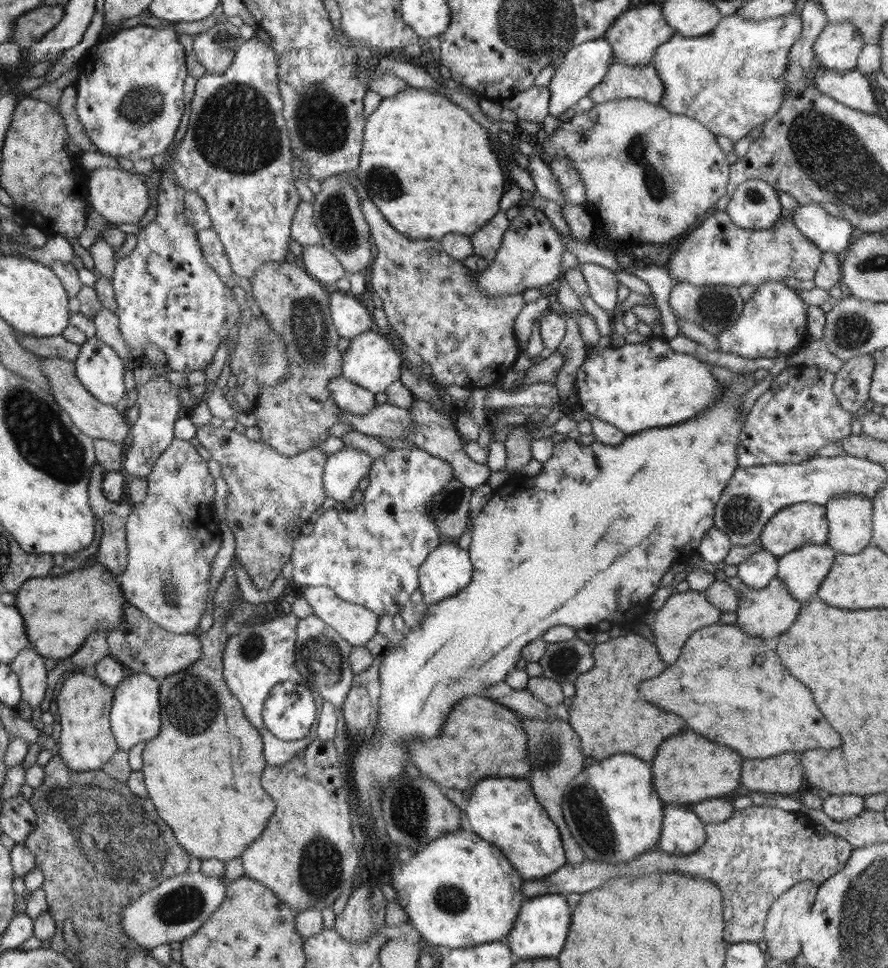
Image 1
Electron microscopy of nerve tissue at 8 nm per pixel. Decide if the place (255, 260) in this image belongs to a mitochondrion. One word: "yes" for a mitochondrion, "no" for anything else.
no

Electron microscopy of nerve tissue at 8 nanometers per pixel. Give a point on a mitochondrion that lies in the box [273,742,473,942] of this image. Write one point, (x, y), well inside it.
(320, 863)

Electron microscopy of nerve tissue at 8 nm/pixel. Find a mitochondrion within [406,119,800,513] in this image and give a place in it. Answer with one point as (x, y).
(637, 149)

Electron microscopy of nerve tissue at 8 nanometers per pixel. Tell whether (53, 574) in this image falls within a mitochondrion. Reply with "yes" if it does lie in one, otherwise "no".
no

